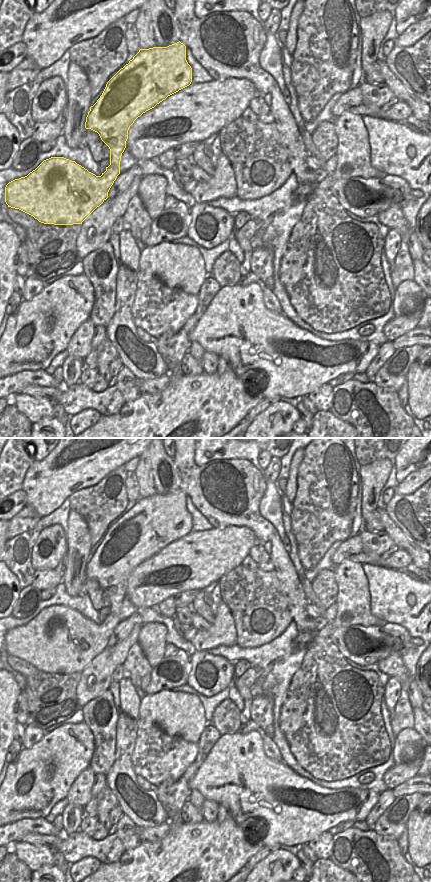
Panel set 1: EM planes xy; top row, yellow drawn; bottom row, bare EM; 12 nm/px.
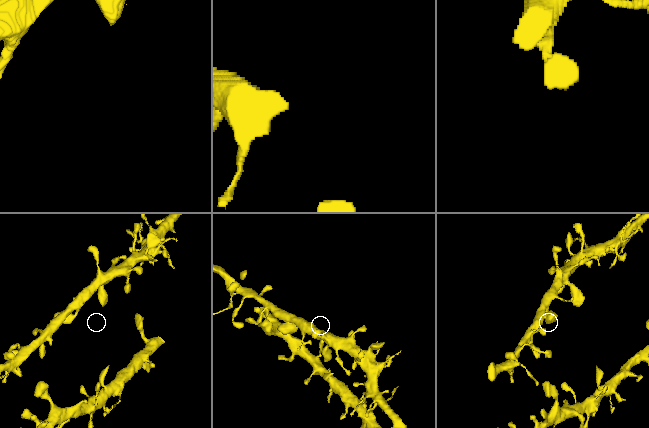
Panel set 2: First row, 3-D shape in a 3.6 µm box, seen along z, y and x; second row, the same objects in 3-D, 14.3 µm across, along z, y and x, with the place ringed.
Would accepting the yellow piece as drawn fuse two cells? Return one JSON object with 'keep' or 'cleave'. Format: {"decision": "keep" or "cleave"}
{"decision": "keep"}

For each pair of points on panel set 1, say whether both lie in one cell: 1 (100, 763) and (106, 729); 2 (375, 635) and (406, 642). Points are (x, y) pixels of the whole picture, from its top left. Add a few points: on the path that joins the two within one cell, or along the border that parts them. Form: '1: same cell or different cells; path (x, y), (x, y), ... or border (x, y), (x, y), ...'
1: same cell; path (103, 755), (106, 737)
2: same cell; path (383, 638), (398, 641)

